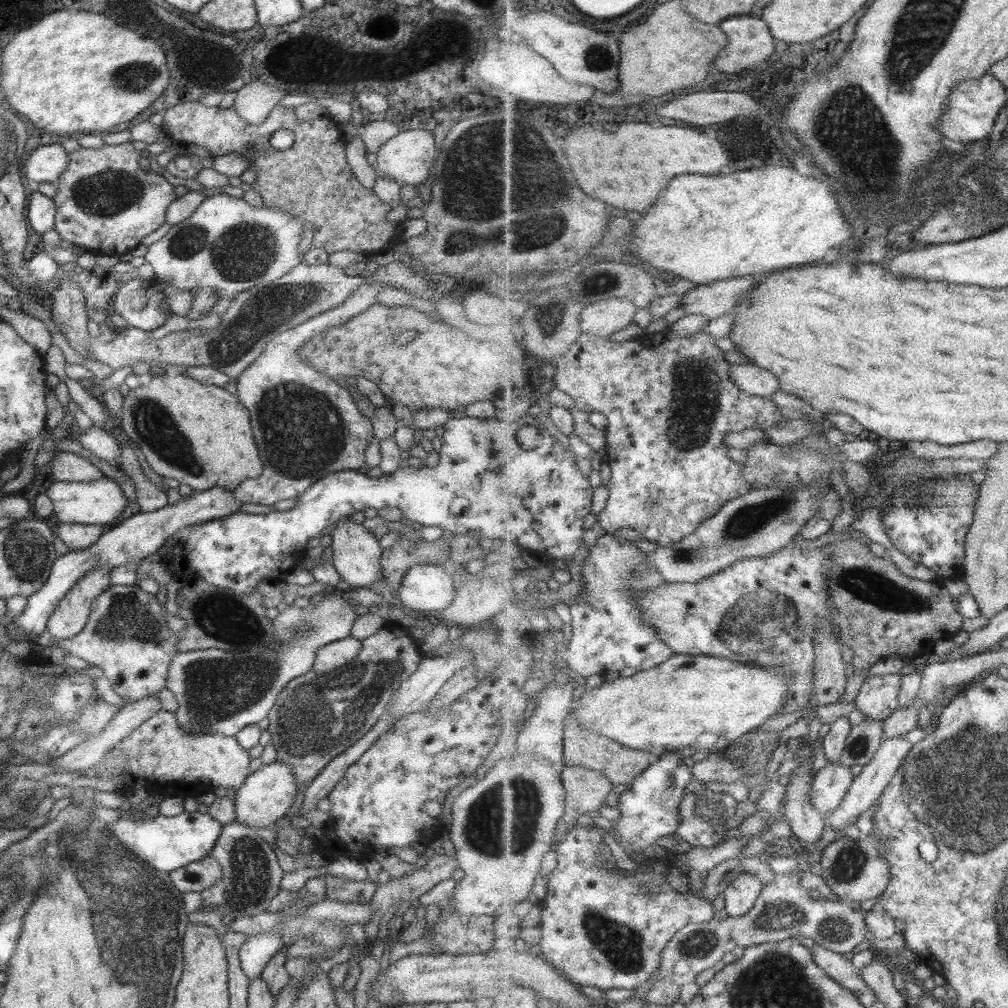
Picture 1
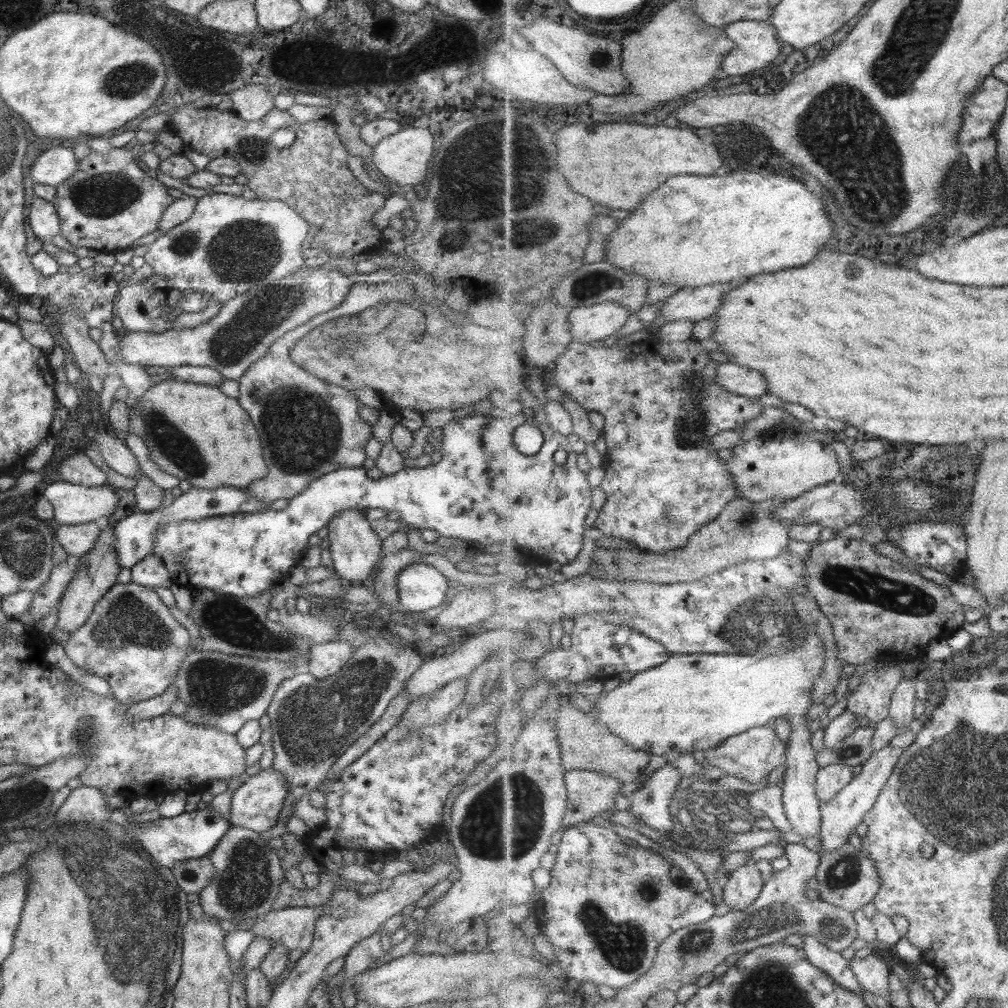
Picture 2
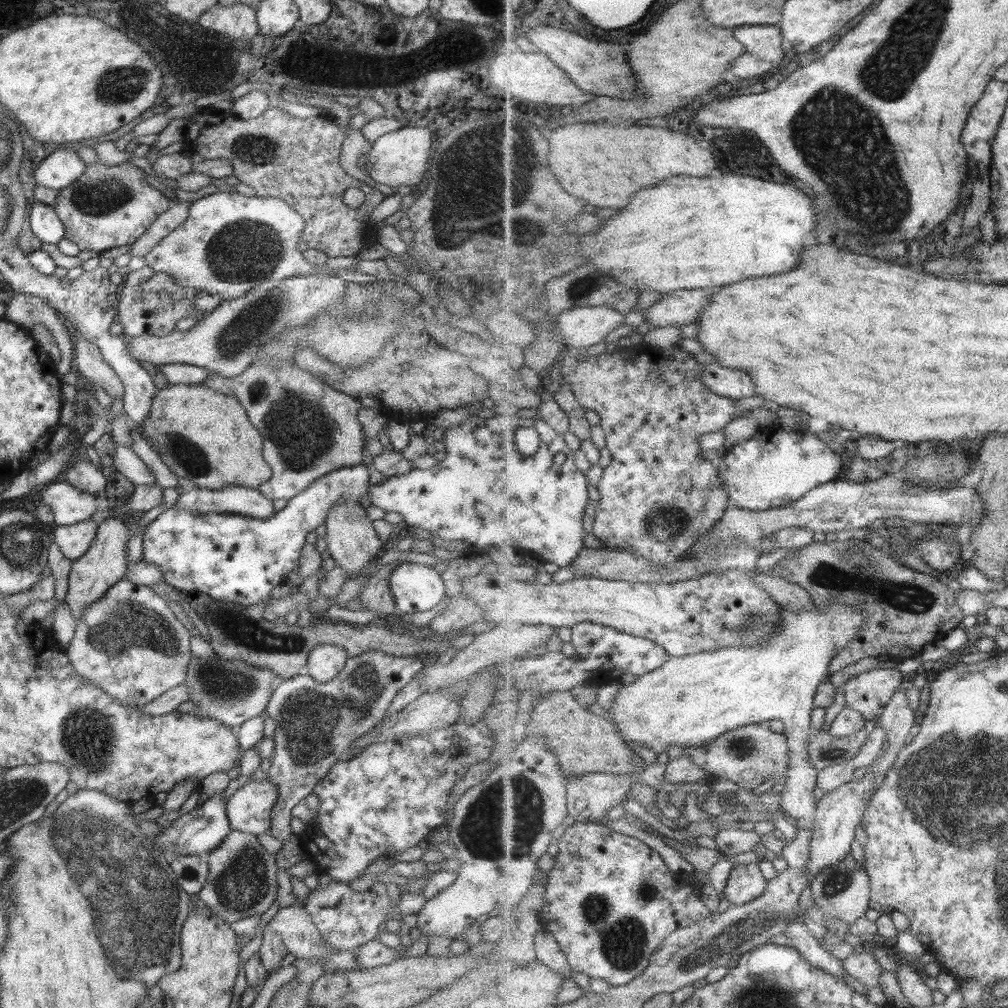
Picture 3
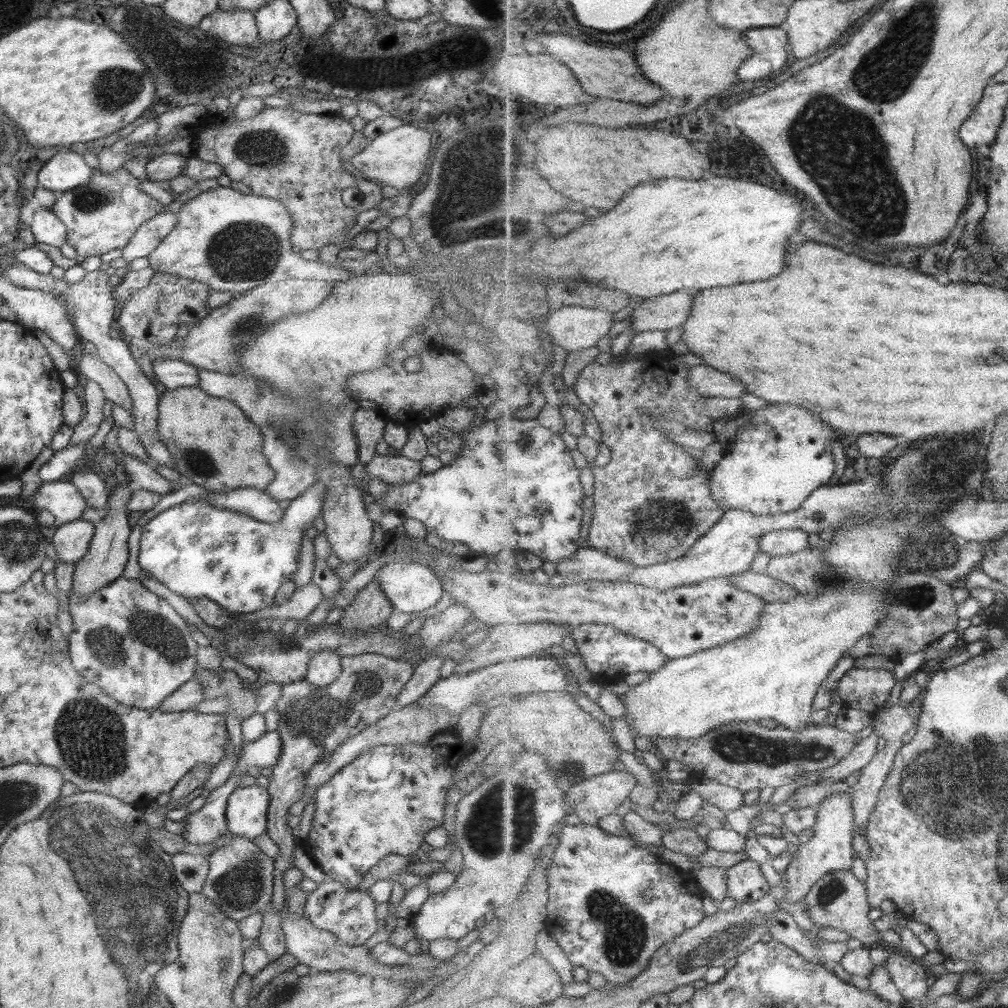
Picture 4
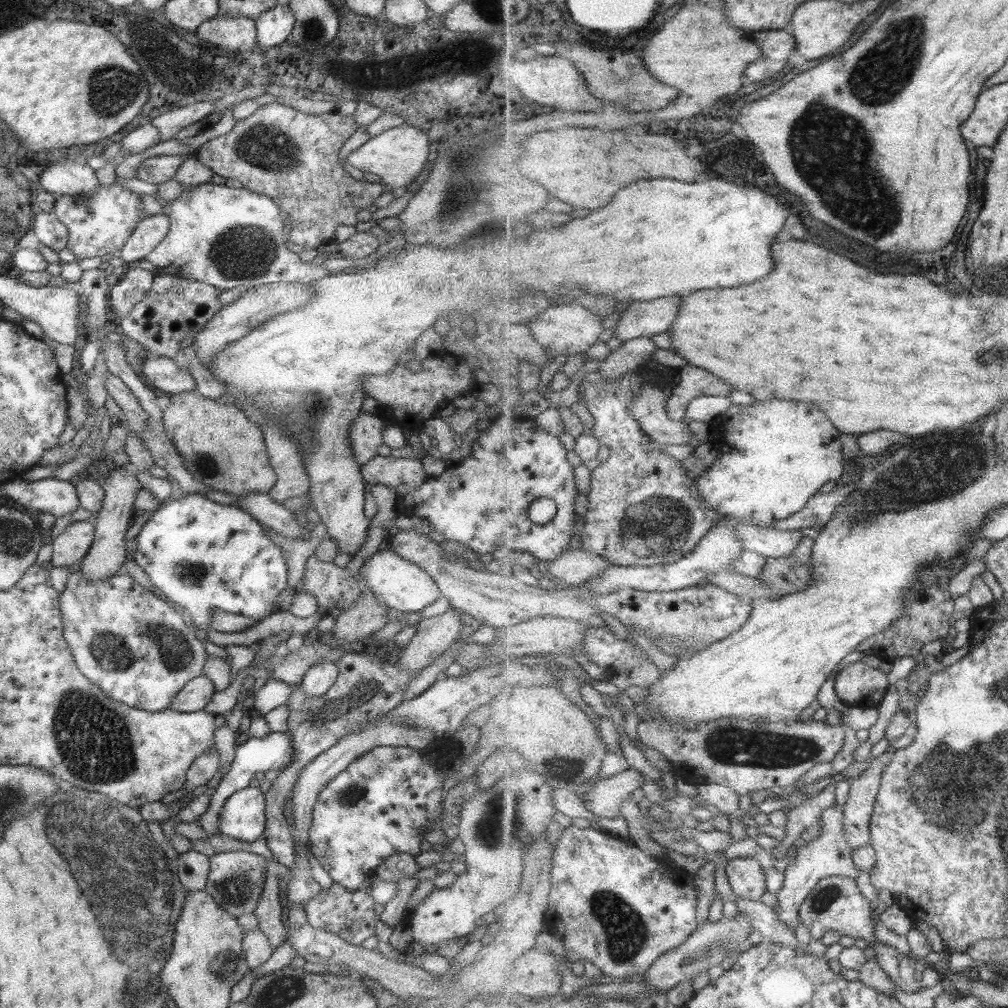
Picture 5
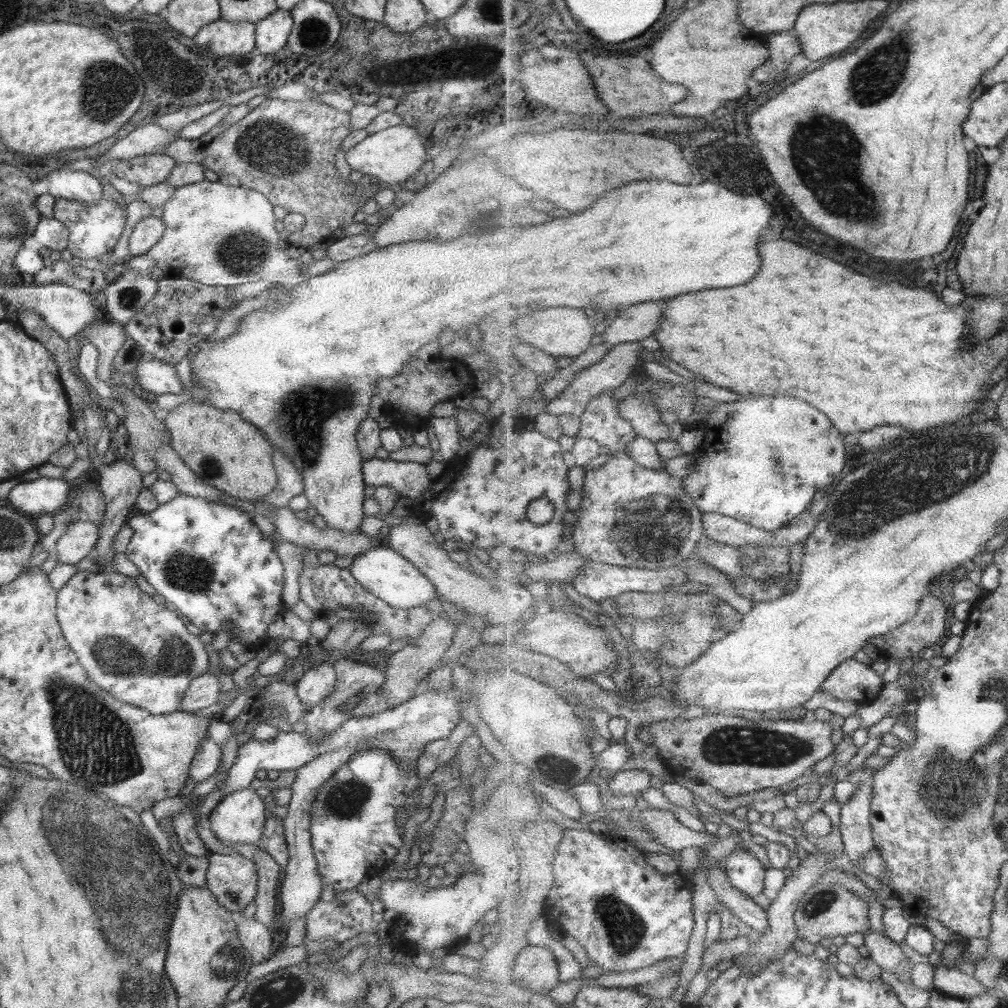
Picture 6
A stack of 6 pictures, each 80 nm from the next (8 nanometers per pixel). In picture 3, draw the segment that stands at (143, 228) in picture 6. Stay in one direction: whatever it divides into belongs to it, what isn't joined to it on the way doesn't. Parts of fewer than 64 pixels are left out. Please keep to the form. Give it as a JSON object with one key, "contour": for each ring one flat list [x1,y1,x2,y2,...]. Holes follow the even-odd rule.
{"contour":[[174,202,149,223,149,226,135,239,128,253,130,256,145,256,166,234,177,228,186,219,189,202]]}

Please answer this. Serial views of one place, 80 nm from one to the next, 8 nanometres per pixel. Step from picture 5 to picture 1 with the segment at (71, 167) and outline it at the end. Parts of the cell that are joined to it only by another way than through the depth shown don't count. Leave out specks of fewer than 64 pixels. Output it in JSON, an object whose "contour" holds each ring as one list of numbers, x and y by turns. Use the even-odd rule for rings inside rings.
{"contour":[[41,144,31,151,24,163,25,178,31,185,56,183,68,165,67,152,60,144]]}

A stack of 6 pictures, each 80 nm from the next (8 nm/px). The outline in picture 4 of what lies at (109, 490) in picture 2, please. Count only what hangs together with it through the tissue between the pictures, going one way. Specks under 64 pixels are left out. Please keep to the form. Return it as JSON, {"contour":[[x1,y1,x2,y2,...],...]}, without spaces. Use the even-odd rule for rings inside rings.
{"contour":[[35,481,31,504,35,505,35,511,47,510,53,516,56,527,81,519,87,508,87,503,69,481]]}

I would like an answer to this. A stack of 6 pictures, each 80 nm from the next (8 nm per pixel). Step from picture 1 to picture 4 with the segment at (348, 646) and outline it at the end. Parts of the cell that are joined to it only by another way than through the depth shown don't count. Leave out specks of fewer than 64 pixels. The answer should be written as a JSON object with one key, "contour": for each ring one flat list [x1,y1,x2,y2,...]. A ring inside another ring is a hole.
{"contour":[[331,650,318,651,307,665,304,679,317,688,331,684,340,673,340,656]]}

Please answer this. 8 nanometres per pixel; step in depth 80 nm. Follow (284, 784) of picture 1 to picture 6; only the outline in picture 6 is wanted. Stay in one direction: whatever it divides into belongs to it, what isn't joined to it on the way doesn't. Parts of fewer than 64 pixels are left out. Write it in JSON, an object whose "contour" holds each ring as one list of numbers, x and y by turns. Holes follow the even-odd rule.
{"contour":[[252,788,226,794,208,814,208,827,213,836,223,844,257,844,261,838,266,812,264,801]]}

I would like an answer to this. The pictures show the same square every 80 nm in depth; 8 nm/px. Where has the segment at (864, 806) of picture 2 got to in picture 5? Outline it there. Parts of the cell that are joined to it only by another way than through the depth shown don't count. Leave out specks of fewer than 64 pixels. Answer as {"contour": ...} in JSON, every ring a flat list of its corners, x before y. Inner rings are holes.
{"contour":[[835,803,823,812,821,822,824,828,821,836,797,850,795,862,786,867,783,885,777,892,776,913,779,920,792,928,799,926,801,905,820,880,833,875,843,875,853,879,859,876,859,869,855,868,855,864,853,864,853,856,851,855,853,850,844,833,844,808]]}

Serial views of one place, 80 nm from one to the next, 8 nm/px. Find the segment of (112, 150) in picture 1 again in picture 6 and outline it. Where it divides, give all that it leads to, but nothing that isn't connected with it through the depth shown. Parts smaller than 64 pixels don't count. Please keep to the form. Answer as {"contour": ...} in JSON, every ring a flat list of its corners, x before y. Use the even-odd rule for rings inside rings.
{"contour":[[56,198,53,205,52,217,58,220,68,230,68,243,66,249,69,254,82,260,96,258,113,249,117,239,123,235,125,226,125,207,129,199,122,202,112,202,102,198,99,202,85,204,74,200]]}

